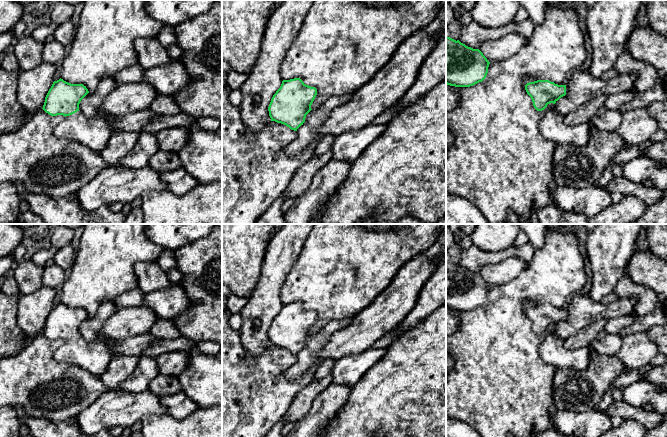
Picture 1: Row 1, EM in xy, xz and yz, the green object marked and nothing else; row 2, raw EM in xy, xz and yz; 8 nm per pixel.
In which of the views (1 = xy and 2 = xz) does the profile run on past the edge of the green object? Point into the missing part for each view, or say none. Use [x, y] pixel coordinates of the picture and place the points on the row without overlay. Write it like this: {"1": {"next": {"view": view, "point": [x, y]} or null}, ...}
{"1": {"next": {"view": "xy", "point": [94, 357]}}, "2": {"next": null}}

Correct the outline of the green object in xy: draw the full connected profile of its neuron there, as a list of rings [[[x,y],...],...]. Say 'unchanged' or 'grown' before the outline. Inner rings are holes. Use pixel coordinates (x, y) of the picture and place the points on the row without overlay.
grown | [[[60,302],[53,306],[42,333],[51,340],[65,341],[55,351],[55,360],[78,365],[100,378],[107,370],[112,355],[104,342],[88,342],[79,335],[79,328],[88,317],[83,308],[71,308]]]

